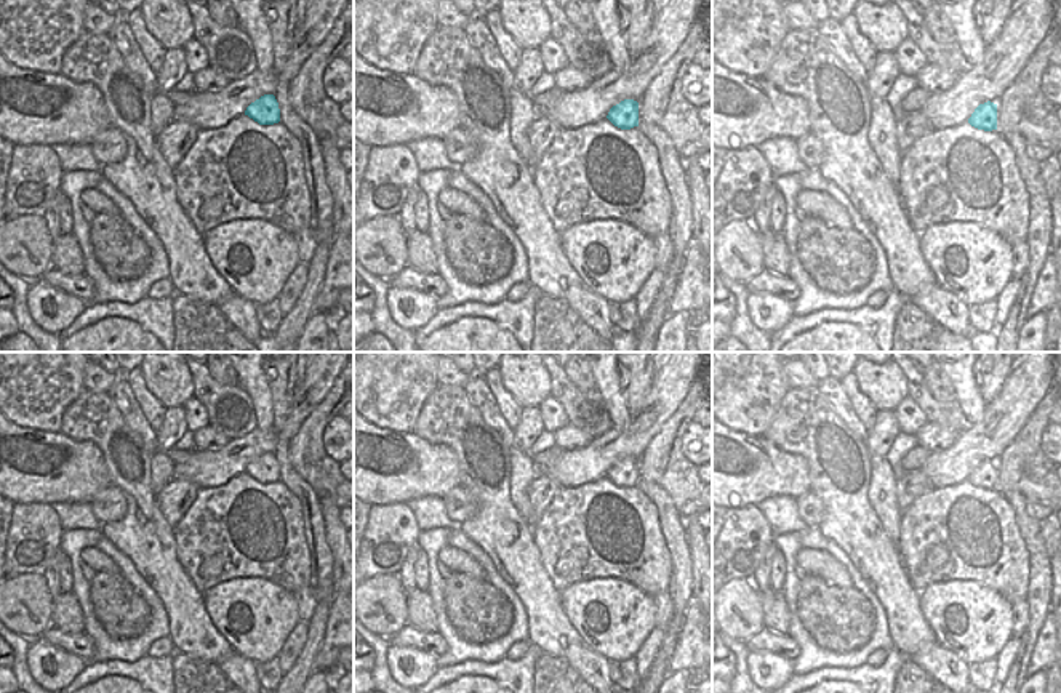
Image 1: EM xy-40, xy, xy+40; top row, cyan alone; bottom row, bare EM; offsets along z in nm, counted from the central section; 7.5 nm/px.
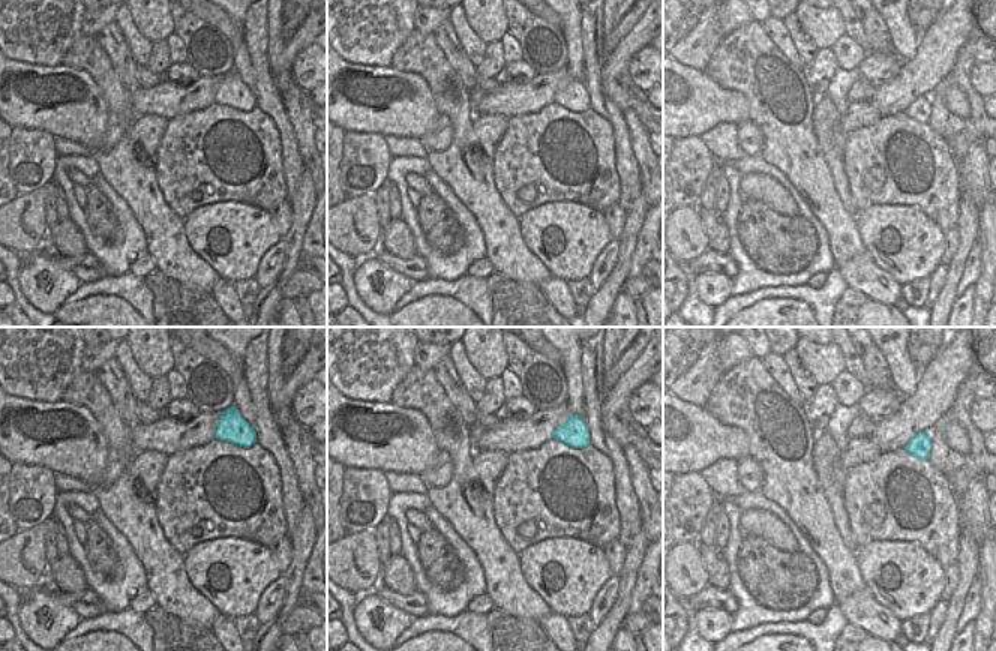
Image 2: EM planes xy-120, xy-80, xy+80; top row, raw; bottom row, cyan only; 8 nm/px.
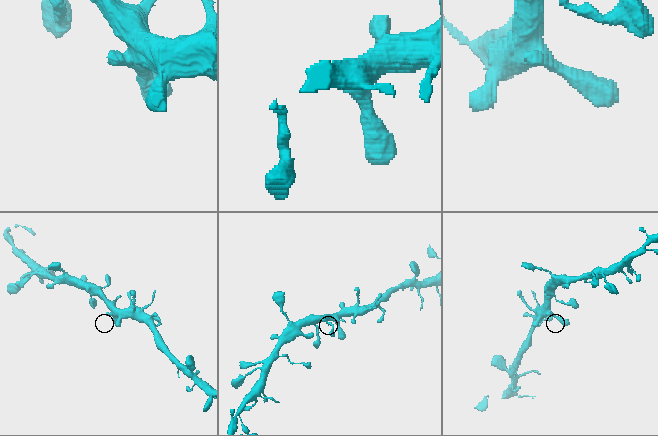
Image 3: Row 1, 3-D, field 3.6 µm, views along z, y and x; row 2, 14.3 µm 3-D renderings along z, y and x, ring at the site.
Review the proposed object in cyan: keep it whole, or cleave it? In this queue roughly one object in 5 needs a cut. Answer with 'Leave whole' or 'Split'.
Leave whole.

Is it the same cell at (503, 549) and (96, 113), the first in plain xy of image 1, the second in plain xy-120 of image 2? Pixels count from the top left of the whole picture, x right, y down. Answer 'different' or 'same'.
different

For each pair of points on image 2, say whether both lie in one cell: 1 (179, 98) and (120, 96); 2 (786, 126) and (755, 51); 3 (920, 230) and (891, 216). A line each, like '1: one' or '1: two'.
1: two
2: one
3: one

